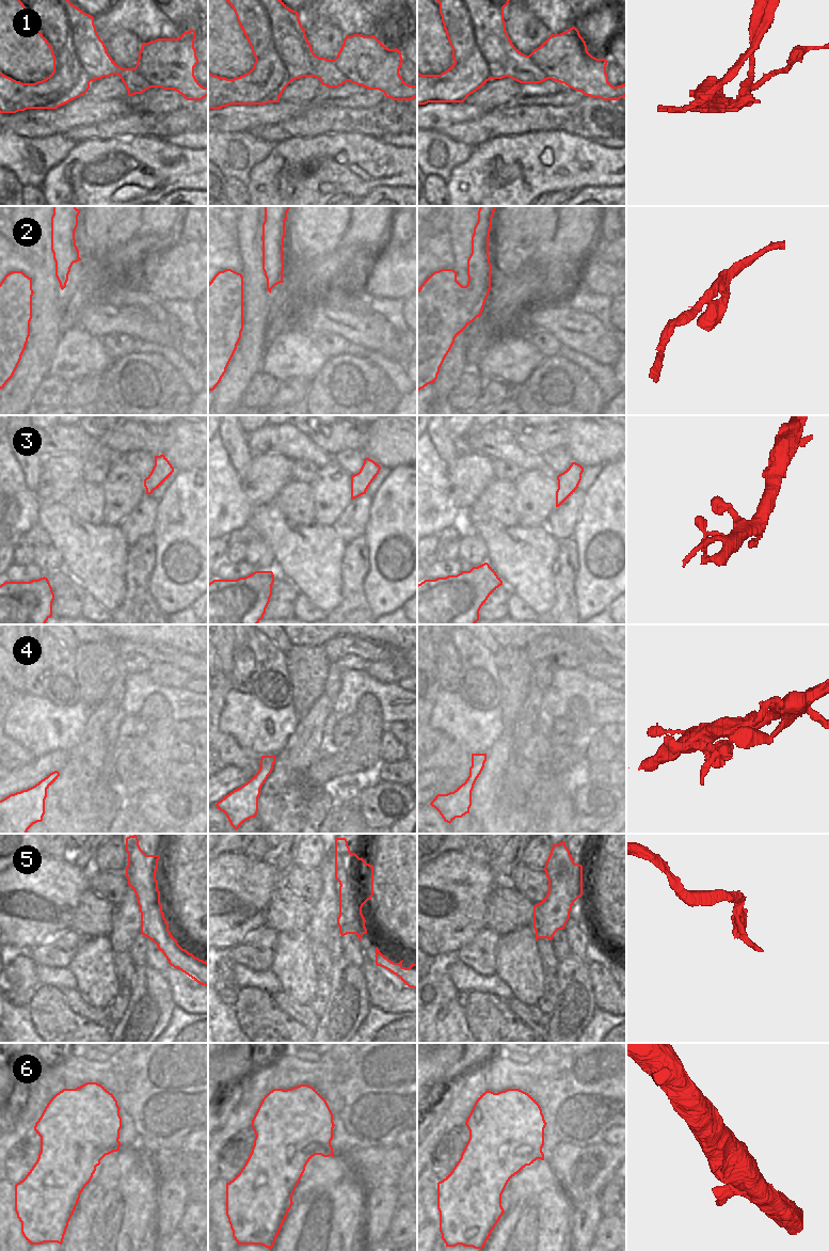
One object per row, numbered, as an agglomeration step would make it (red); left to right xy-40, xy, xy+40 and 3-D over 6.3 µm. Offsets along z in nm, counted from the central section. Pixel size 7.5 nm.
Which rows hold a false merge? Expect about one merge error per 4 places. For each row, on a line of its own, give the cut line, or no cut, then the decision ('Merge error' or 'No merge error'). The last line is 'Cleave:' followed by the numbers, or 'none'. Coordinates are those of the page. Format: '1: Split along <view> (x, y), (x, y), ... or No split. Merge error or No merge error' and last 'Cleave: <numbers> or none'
1: Split along xy+40 (529, 54), (548, 78). Merge error
2: No split. No merge error
3: No split. No merge error
4: Split along xy (260, 759), (264, 769), (269, 774). Merge error
5: Split along xy (361, 858), (356, 875), (356, 886), (354, 888), (340, 886). Merge error
6: No split. No merge error
Cleave: 1, 4, 5.

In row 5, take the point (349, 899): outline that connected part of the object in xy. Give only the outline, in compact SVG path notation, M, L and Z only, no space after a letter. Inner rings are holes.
M361 857L356 888L339 886L339 916L337 924L341 936L356 934L356 905L361 907L373 896L373 866Z

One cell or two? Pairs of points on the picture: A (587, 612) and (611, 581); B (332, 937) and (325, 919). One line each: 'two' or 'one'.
A: one
B: one

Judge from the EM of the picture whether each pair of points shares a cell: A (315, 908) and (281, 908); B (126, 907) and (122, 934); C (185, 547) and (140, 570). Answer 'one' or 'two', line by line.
A: one
B: one
C: two

